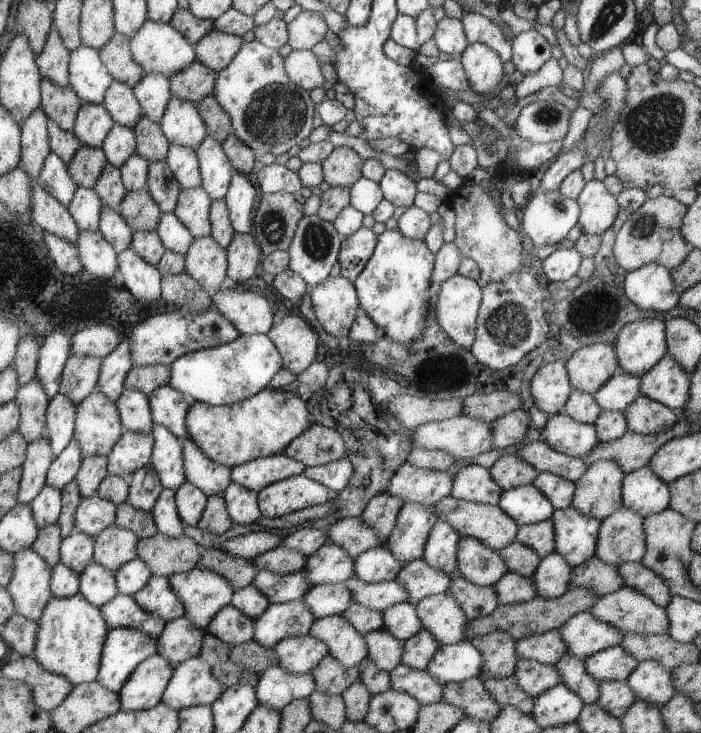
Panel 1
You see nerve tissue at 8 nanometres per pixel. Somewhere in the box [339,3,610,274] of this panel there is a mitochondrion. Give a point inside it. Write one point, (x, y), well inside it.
(548, 115)

